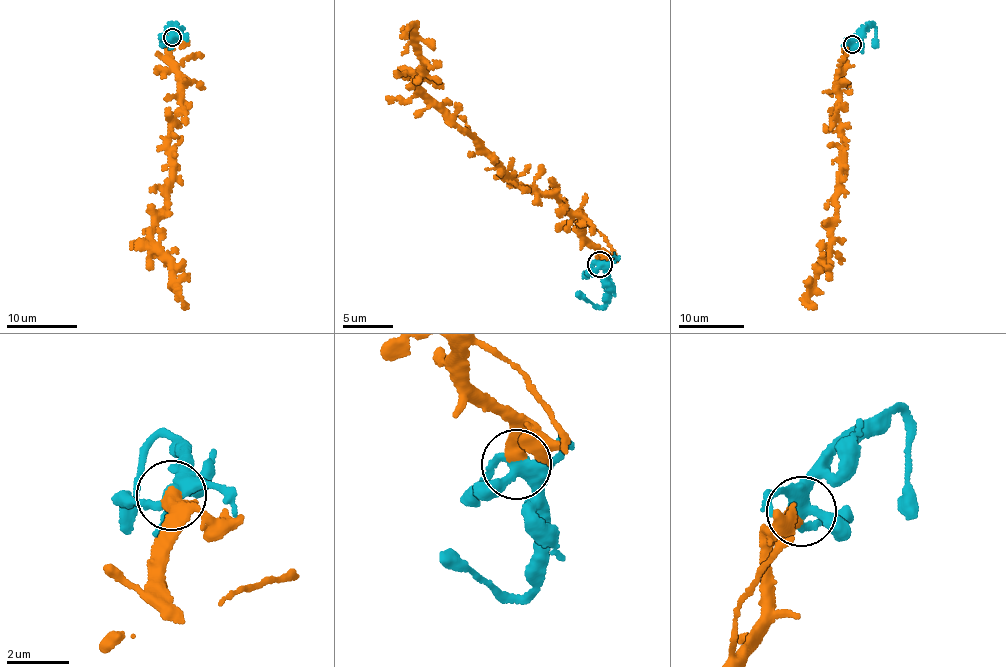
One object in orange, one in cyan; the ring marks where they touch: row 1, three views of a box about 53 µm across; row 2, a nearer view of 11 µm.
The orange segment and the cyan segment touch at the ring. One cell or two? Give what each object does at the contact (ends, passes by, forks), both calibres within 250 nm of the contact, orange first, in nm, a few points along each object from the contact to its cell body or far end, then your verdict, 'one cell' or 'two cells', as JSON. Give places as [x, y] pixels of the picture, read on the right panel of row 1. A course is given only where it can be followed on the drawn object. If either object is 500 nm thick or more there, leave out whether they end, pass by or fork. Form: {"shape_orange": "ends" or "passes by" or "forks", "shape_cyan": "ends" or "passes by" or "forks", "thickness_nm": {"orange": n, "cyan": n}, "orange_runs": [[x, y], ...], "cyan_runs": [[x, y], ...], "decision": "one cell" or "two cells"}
{"shape_orange": "ends", "shape_cyan": "forks", "thickness_nm": {"orange": 480, "cyan": 380}, "orange_runs": [[852, 44], [837, 82], [842, 144], [837, 212], [828, 256], [817, 272], [809, 296], [804, 300], [817, 309]], "cyan_runs": [[852, 44], [858, 32], [872, 23], [875, 46]], "decision": "one cell"}

